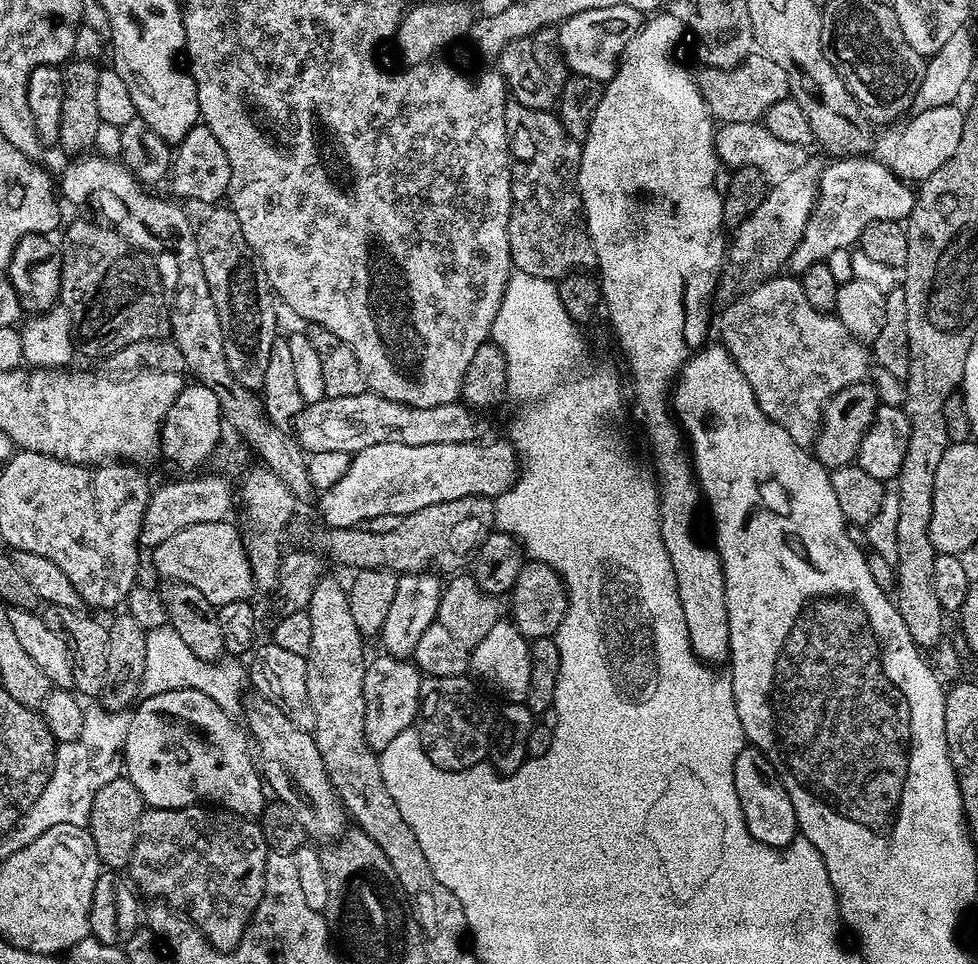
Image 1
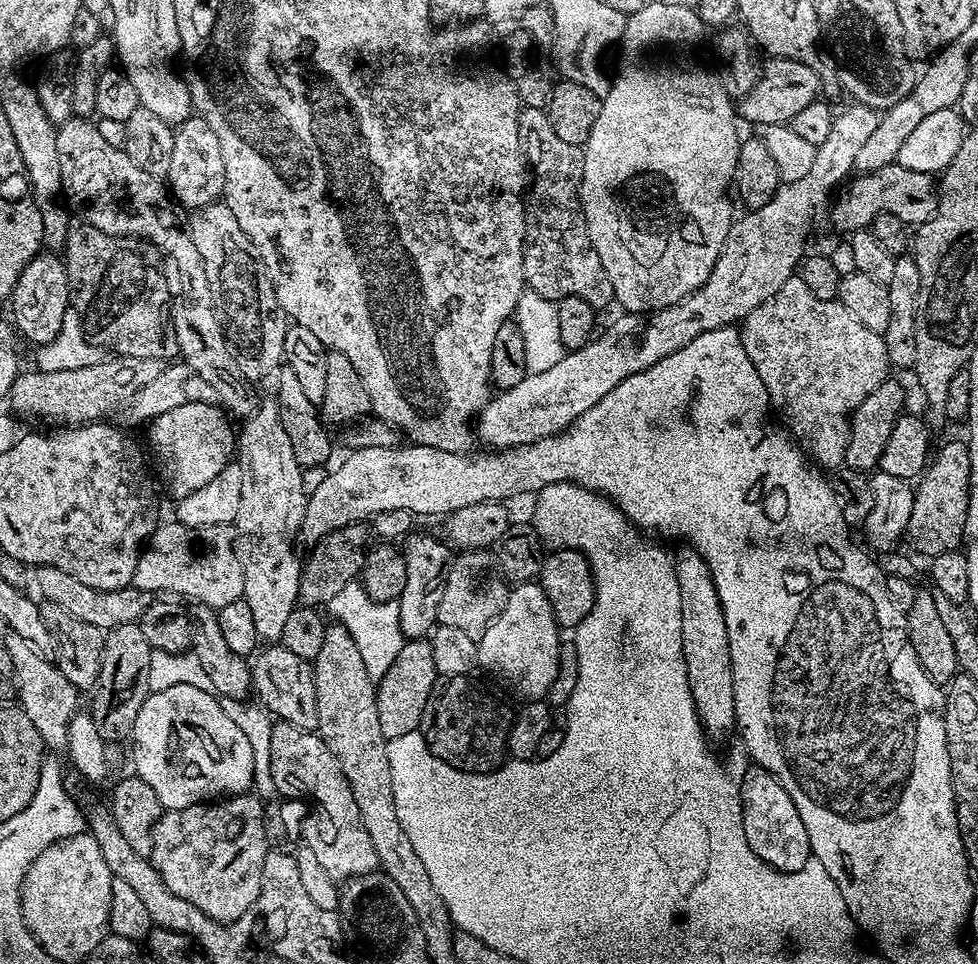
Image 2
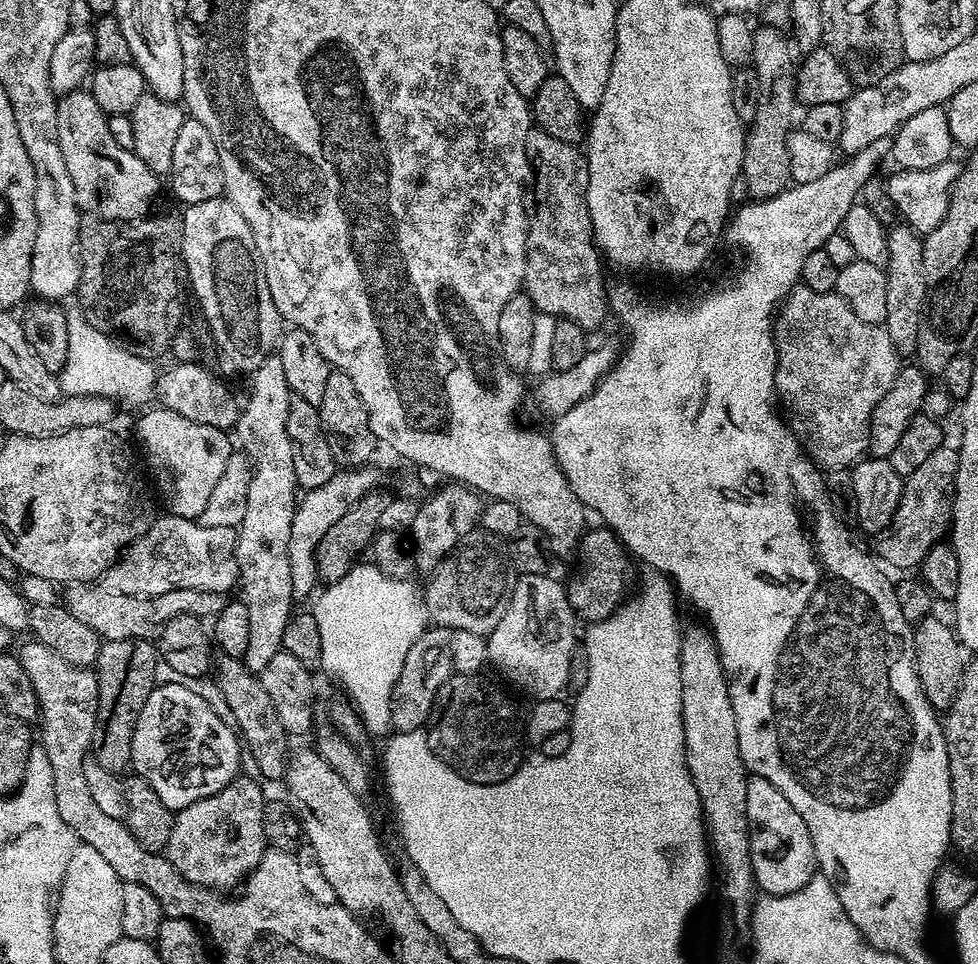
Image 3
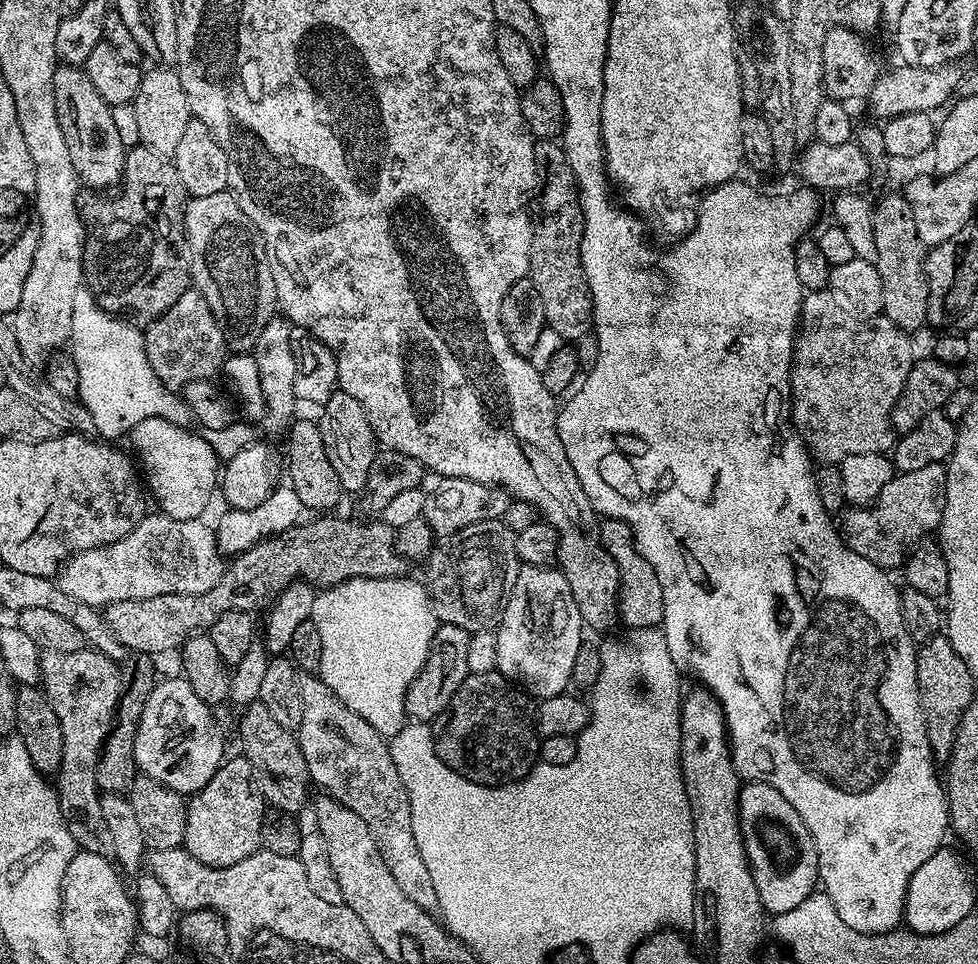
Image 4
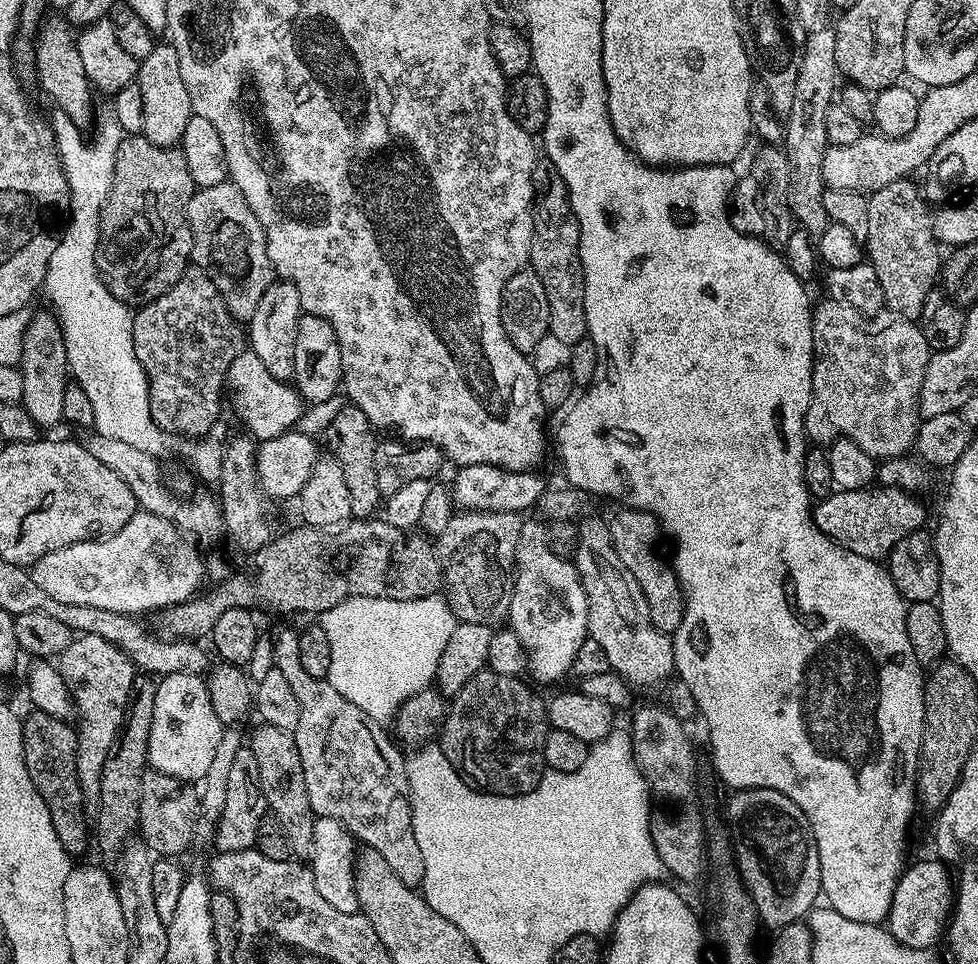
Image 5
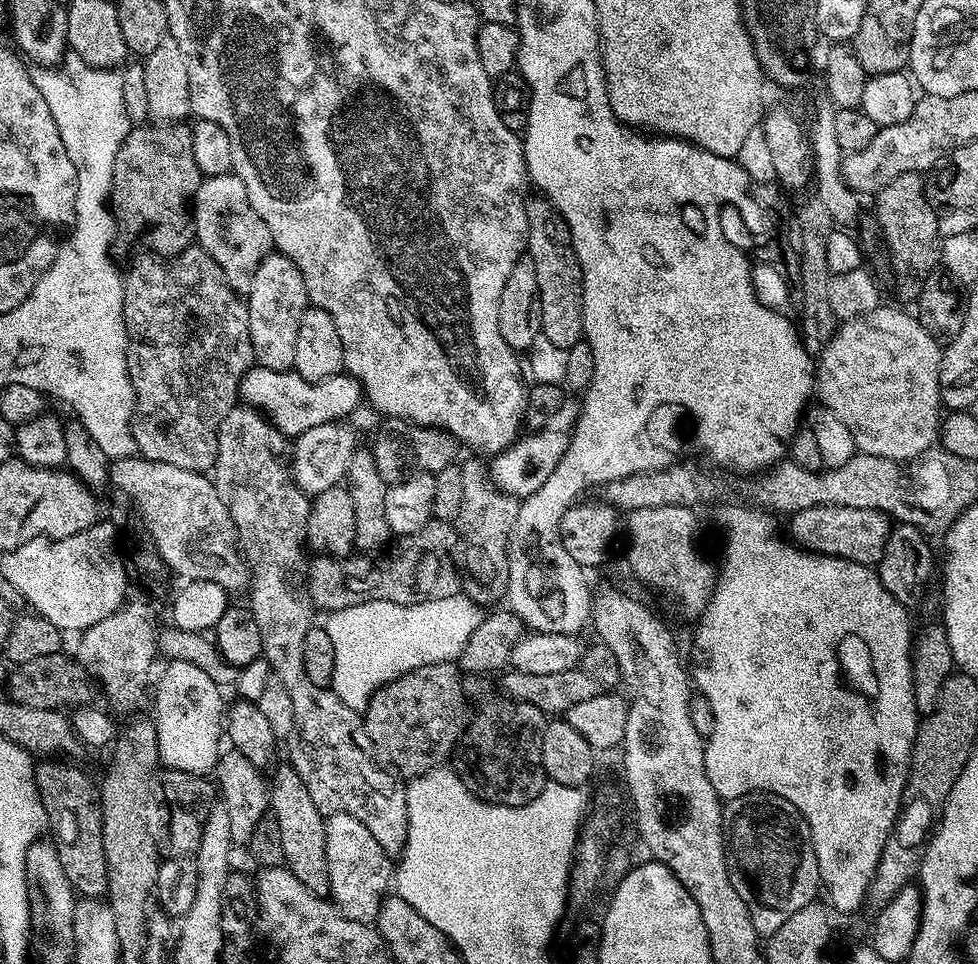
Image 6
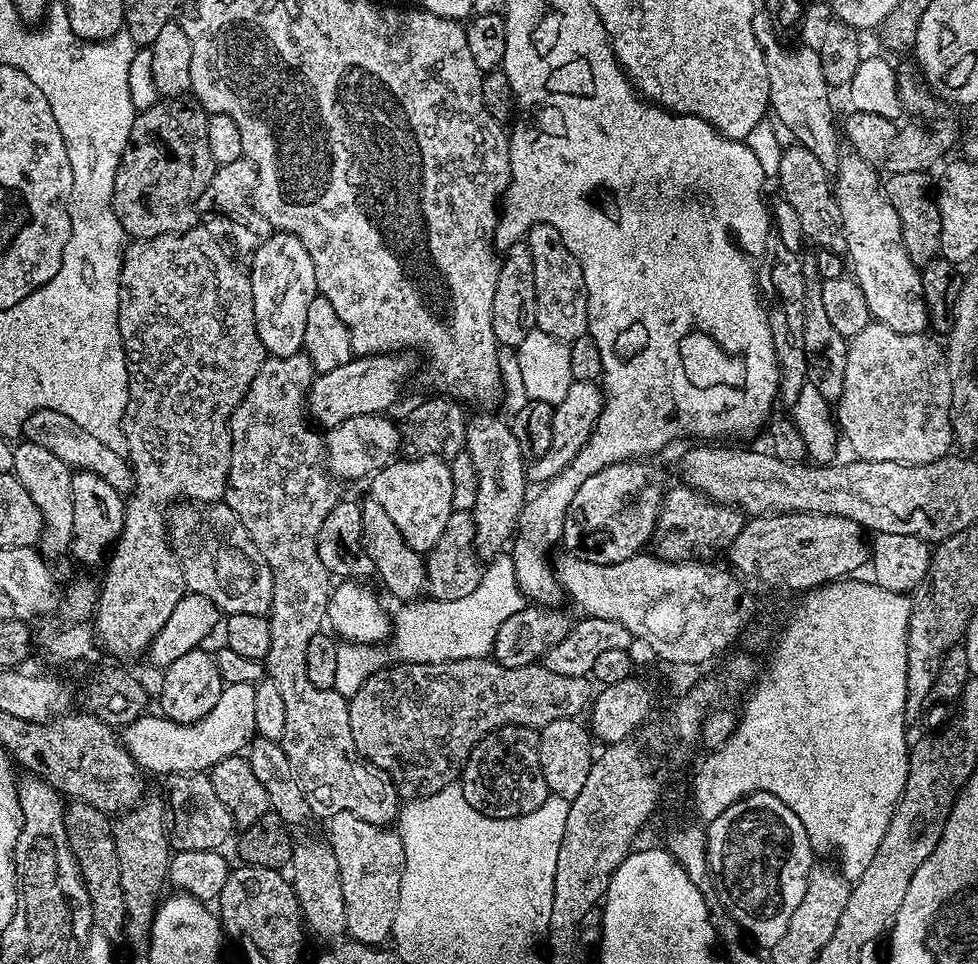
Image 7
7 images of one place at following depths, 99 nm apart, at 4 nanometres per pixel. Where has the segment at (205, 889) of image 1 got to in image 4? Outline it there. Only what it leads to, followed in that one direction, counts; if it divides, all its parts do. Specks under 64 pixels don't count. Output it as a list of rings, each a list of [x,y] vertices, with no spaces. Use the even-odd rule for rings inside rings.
[[[243,754],[235,755],[229,755],[214,774],[214,778],[210,778],[210,782],[206,782],[200,792],[191,793],[187,801],[188,817],[182,847],[194,858],[198,858],[198,862],[206,862],[206,866],[215,868],[234,866],[234,862],[242,862],[242,858],[250,858],[250,854],[261,851],[260,831],[266,811],[264,791],[260,789],[261,777]]]

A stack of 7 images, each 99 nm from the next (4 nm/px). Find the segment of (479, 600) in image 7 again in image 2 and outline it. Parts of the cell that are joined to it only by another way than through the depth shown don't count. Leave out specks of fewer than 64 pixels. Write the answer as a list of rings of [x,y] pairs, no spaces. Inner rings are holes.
[[[353,582],[344,586],[344,589],[327,603],[326,608],[334,616],[332,618],[343,625],[354,638],[368,675],[374,680],[383,677],[404,643],[395,601],[379,603],[369,598],[361,583]]]

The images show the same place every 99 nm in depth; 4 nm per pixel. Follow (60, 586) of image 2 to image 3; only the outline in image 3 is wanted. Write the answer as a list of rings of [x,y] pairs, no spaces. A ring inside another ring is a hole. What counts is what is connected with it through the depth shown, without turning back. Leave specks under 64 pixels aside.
[[[69,584],[63,589],[62,603],[64,607],[78,618],[78,622],[90,626],[104,640],[118,638],[138,638],[147,640],[155,637],[170,618],[179,616],[199,616],[201,618],[215,617],[217,612],[224,609],[225,597],[219,592],[203,592],[193,588],[170,590],[157,596],[131,596],[116,592],[107,586],[87,584]]]

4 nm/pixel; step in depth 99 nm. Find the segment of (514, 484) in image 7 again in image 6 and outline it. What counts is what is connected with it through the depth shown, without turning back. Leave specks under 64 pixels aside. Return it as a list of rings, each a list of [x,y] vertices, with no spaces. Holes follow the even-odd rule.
[[[480,458],[463,461],[462,464],[462,510],[454,522],[456,547],[454,559],[460,570],[463,595],[475,604],[496,606],[508,594],[508,541],[512,538],[514,522],[518,518],[520,500],[506,494],[492,483],[486,464]]]

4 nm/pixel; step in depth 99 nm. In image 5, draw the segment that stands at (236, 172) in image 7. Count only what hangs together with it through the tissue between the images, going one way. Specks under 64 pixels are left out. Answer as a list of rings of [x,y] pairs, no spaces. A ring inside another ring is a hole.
[[[231,182],[196,188],[188,203],[188,225],[192,227],[191,263],[214,282],[233,318],[252,320],[262,294],[273,283],[274,273],[266,250],[266,234],[246,198],[242,198],[242,190]]]

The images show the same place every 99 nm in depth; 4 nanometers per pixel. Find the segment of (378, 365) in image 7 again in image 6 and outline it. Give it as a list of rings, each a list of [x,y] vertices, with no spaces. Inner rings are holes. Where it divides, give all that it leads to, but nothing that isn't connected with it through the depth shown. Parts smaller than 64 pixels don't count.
[[[254,366],[242,378],[239,399],[249,408],[263,412],[286,438],[295,438],[306,430],[314,430],[314,426],[334,424],[348,418],[362,404],[362,389],[360,383],[347,374],[325,380],[307,380],[295,370],[275,372]]]

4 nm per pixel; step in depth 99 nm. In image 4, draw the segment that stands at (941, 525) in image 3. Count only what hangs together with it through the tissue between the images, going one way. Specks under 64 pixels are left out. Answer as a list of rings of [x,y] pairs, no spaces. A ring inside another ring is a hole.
[[[931,464],[922,466],[922,470],[902,472],[886,482],[875,504],[866,508],[849,507],[842,516],[842,535],[850,550],[854,550],[854,554],[862,554],[862,558],[870,558],[870,562],[879,568],[899,569],[906,559],[906,549],[919,544],[939,529],[942,510],[946,506],[947,477],[948,470],[944,464]]]

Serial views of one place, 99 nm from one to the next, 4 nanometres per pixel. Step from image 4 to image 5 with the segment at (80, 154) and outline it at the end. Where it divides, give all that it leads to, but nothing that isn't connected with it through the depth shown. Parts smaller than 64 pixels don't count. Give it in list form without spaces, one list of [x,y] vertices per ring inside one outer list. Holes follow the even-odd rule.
[[[49,15],[41,23],[34,37],[34,73],[36,72],[36,80],[40,83],[41,90],[56,103],[55,107],[59,112],[66,114],[66,118],[83,122],[92,116],[94,89],[82,67],[76,37],[73,25],[69,24],[63,15]]]

